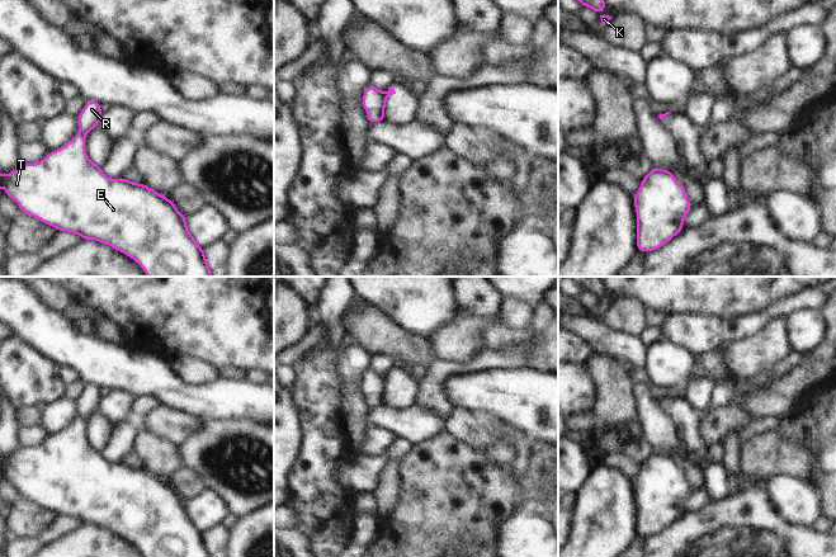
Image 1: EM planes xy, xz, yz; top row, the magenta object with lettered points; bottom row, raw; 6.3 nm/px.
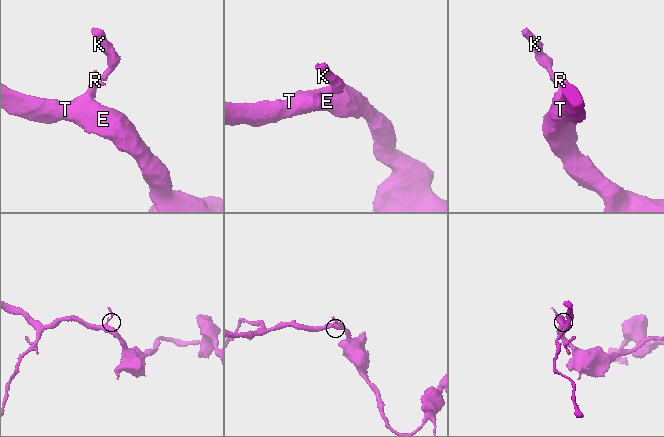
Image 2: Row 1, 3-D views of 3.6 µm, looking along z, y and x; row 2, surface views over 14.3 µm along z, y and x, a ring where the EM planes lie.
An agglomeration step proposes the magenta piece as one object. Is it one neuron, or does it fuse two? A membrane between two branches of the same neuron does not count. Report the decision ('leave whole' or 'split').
split

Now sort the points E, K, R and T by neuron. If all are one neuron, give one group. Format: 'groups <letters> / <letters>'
groups E R T / K

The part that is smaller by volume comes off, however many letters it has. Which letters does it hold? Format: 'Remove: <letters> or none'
Remove: K

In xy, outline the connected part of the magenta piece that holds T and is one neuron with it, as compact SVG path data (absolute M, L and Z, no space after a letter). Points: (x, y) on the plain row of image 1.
M88 384L77 400L80 415L71 425L61 433L51 435L37 448L22 448L6 461L0 457L0 469L5 477L18 487L23 497L30 499L58 515L77 518L82 524L96 524L109 529L138 547L145 557L212 557L204 534L188 514L186 501L169 482L142 467L137 468L123 461L109 463L101 452L88 442L85 421L88 416L100 409L101 400L100 387Z

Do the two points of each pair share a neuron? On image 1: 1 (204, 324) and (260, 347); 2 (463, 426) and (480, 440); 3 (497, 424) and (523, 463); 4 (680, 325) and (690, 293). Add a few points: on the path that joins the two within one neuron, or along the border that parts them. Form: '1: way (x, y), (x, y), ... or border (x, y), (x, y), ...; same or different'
1: way (218, 324), (226, 324), (246, 343); same
2: way (467, 429), (476, 437); same
3: way (508, 432), (523, 445), (523, 453); same
4: border (667, 314), (686, 311), (714, 316); different

